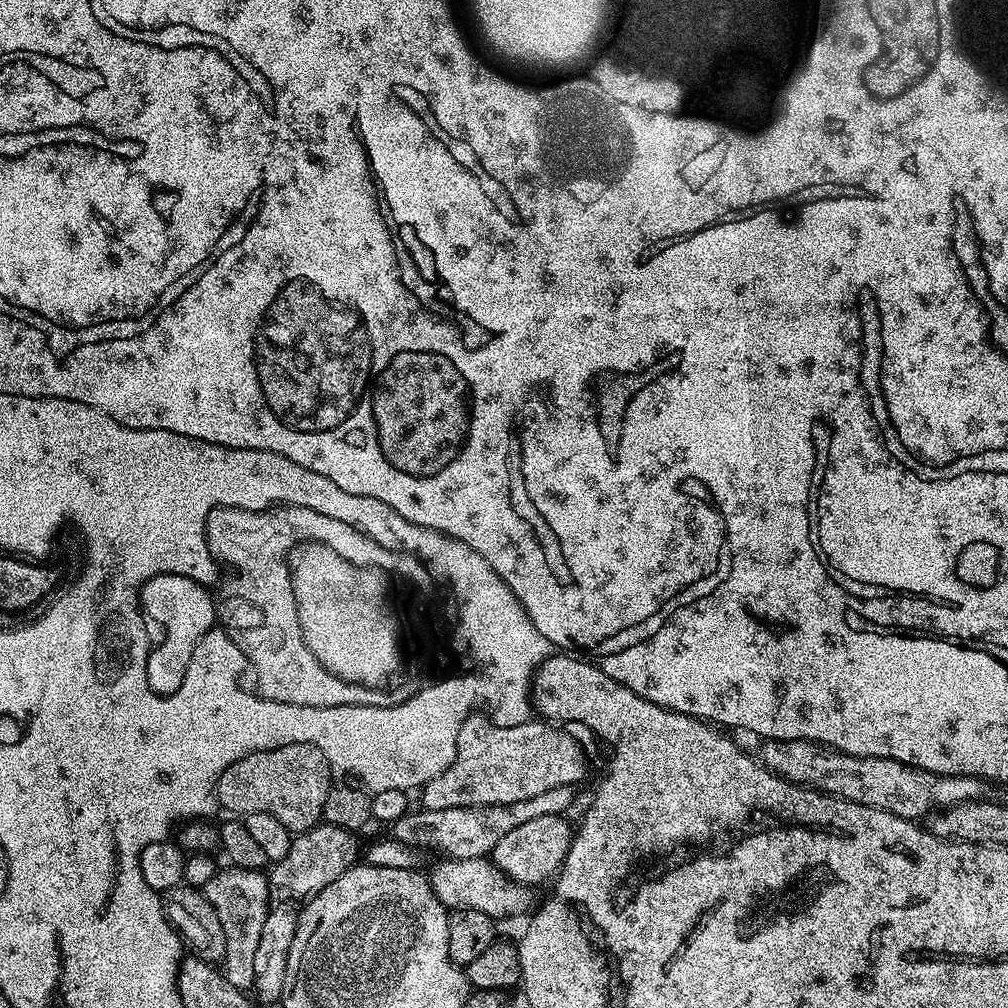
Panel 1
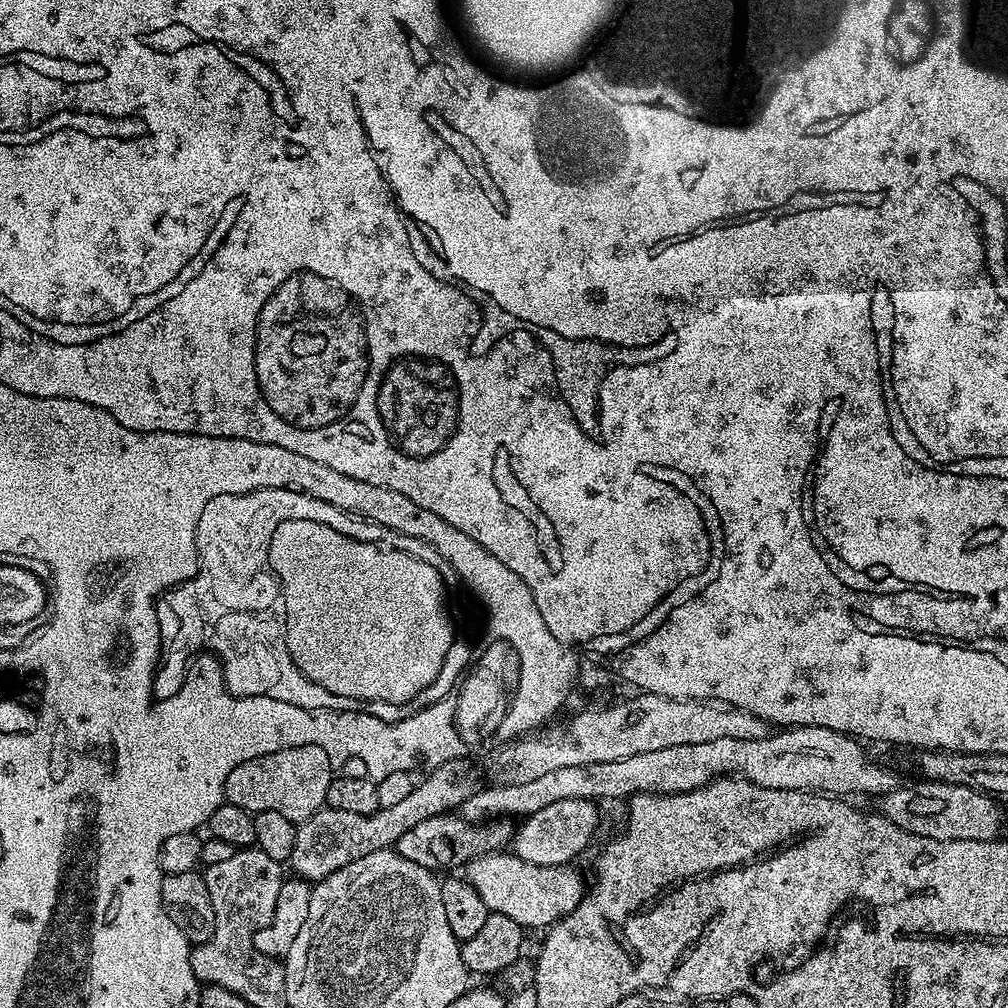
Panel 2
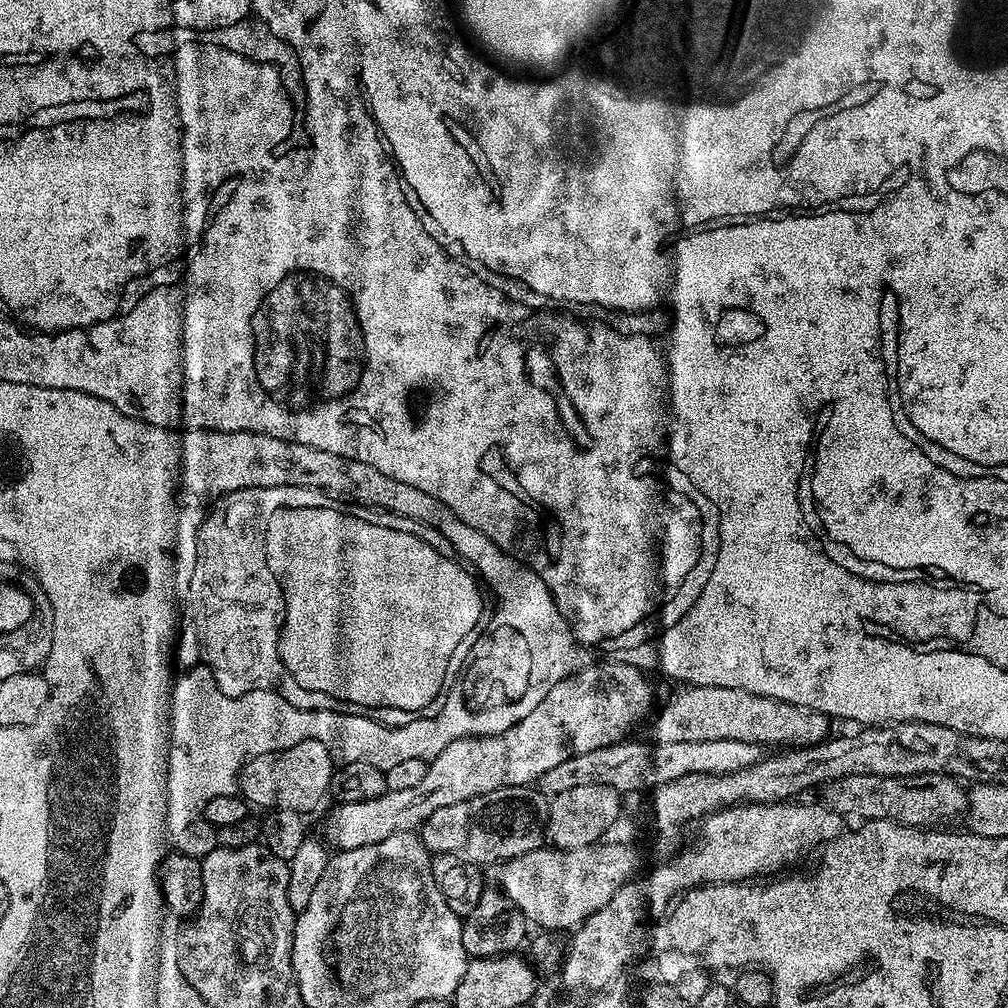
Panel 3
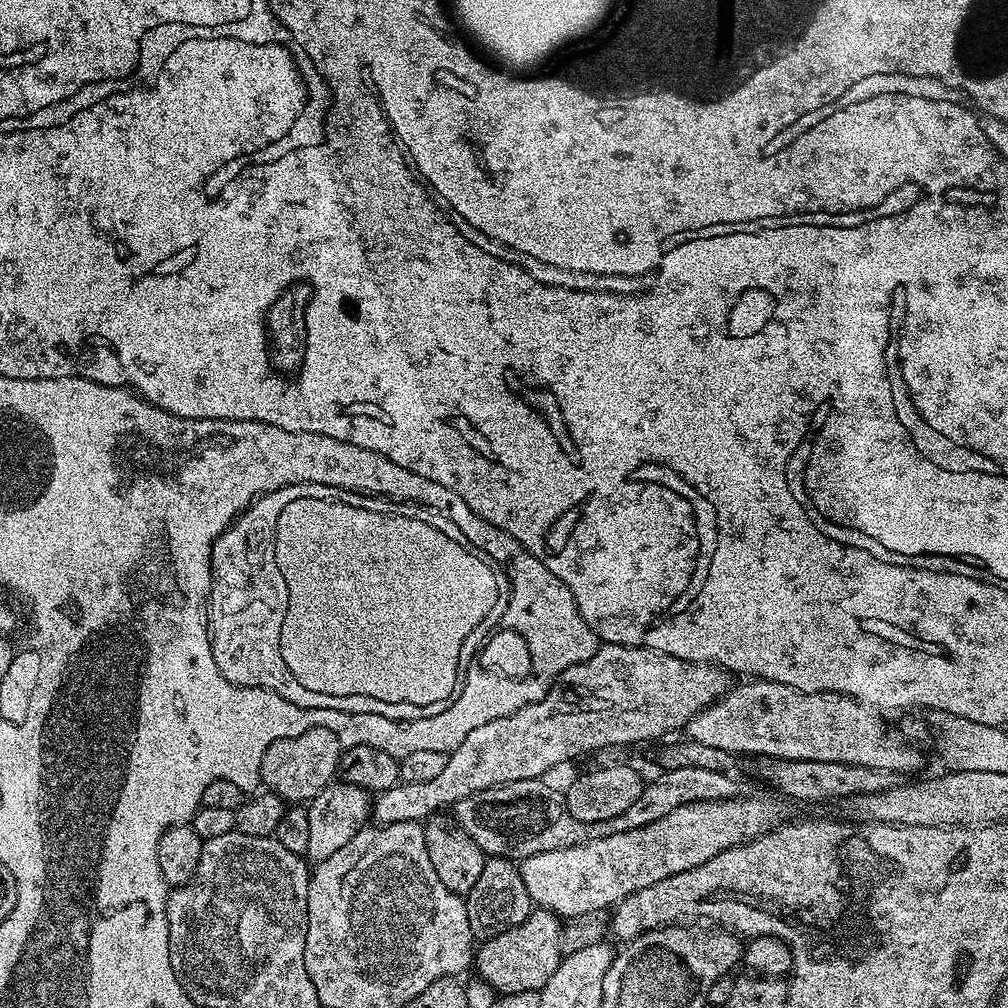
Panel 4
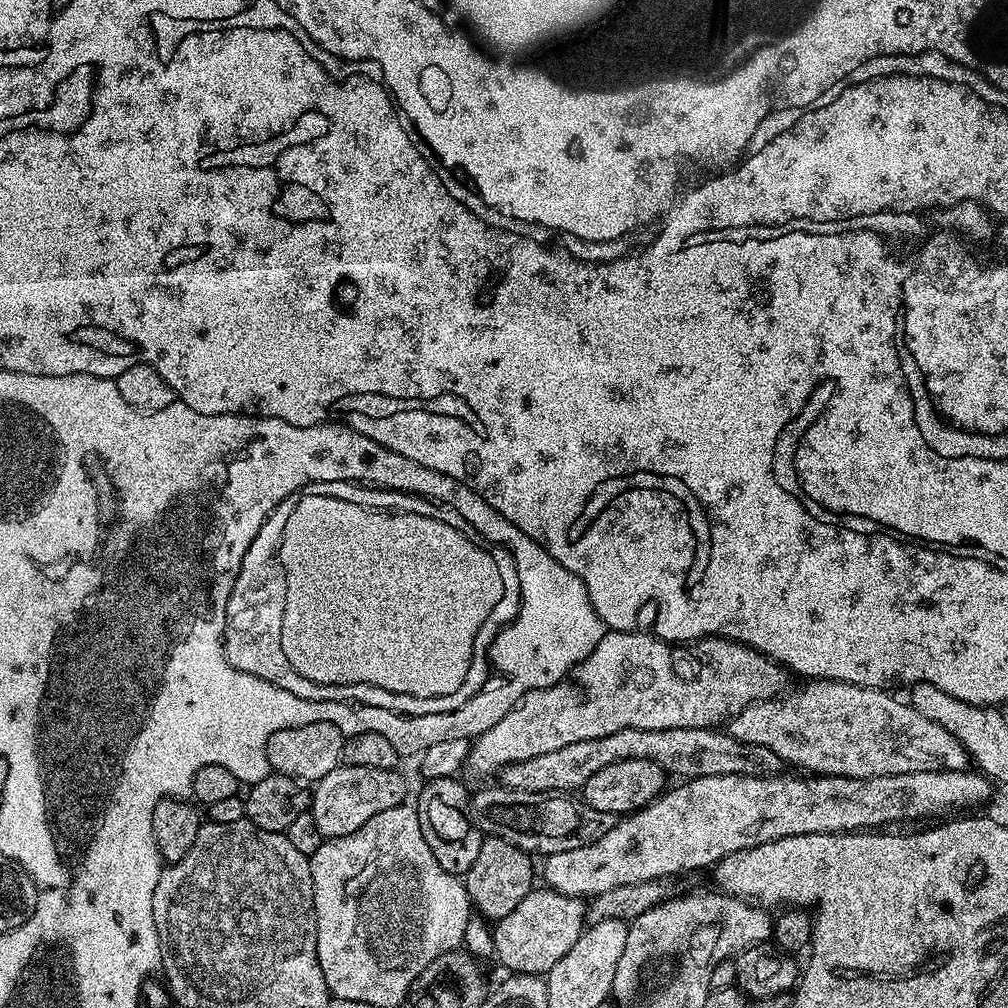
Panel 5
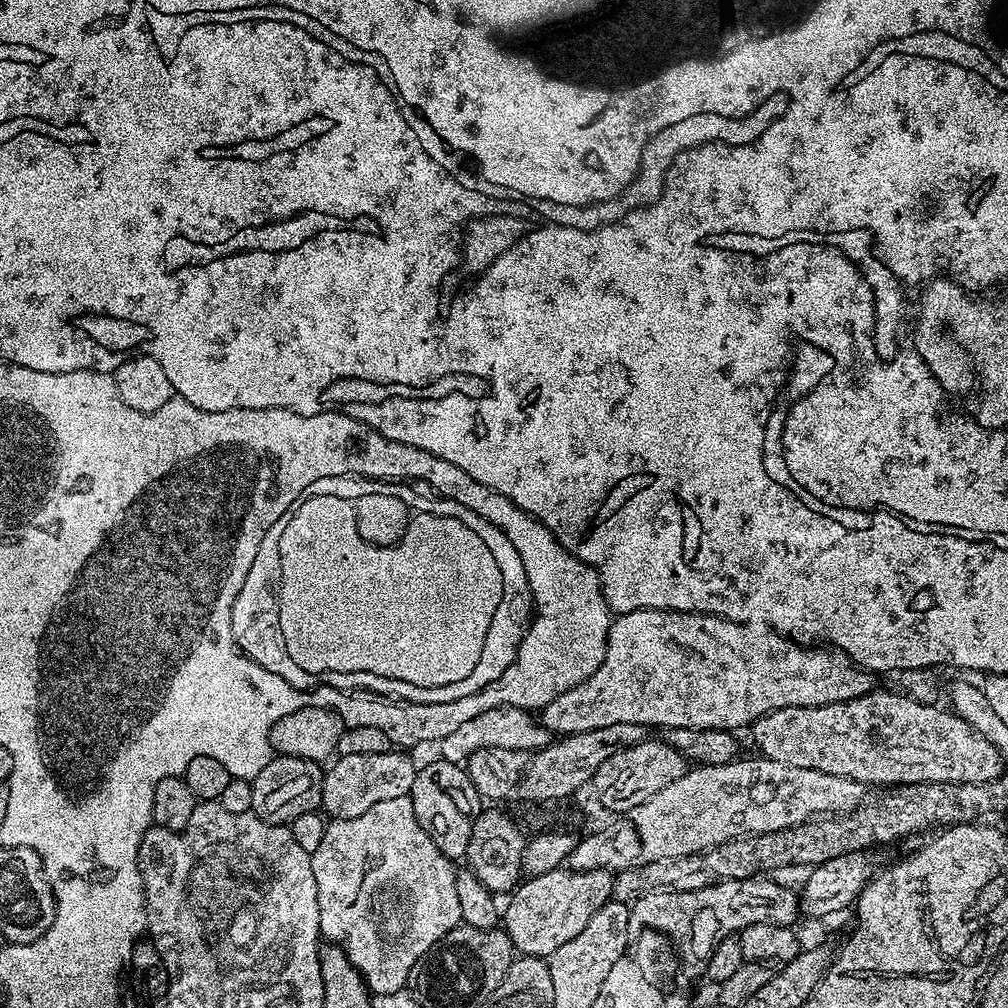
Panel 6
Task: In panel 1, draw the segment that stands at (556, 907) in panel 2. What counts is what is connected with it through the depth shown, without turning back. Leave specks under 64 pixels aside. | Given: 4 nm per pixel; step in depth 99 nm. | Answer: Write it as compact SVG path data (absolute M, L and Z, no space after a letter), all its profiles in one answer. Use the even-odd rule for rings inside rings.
M444 858L439 862L441 864L430 872L432 889L438 902L442 902L449 910L469 908L470 910L482 910L482 914L493 918L501 918L500 916L516 916L524 911L527 913L533 907L533 889L522 884L515 884L509 876L504 875L492 863L491 859L450 860Z

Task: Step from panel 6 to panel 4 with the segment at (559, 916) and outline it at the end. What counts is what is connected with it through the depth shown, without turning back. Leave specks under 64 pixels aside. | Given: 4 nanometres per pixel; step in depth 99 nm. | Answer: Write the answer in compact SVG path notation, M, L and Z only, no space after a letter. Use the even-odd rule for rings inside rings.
M536 908L518 926L498 934L493 940L485 940L475 949L474 968L477 968L479 979L484 980L497 993L509 996L510 994L522 994L523 992L539 992L550 982L554 970L558 970L562 953L560 950L560 929L562 927L561 917L546 911L544 908Z

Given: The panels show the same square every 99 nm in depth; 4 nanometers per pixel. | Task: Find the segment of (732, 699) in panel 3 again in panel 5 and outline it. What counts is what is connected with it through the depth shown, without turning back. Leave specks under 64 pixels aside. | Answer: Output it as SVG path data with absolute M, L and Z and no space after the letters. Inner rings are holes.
M813 680L805 683L805 685L805 688L800 688L797 692L792 690L777 699L754 702L750 706L746 706L728 721L726 731L742 742L750 742L754 746L766 746L766 750L774 750L774 754L778 754L778 758L782 758L785 765L792 767L793 764L796 767L793 769L821 776L845 776L846 778L865 780L871 776L910 774L911 772L963 772L969 767L970 757L968 751L964 749L962 742L958 742L958 738L954 738L954 734L950 734L950 730L942 730L942 726L938 726L938 722L930 722L930 718L918 714L918 710L914 710L911 703L904 701L903 704L902 701L895 700L891 696L893 694L891 691L883 688L863 688L857 684L842 684L831 680Z

